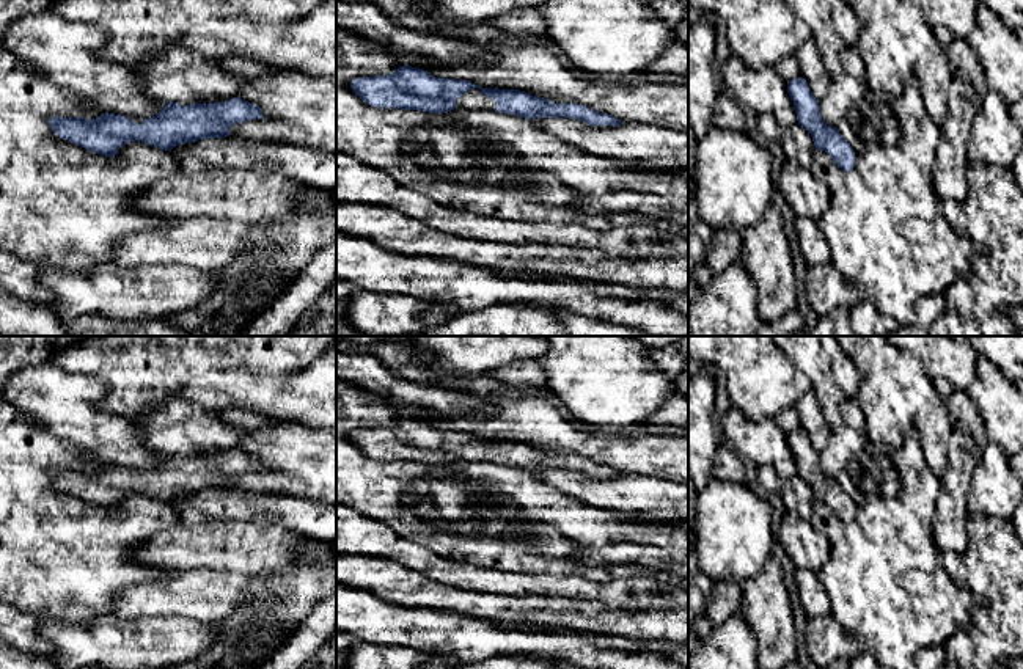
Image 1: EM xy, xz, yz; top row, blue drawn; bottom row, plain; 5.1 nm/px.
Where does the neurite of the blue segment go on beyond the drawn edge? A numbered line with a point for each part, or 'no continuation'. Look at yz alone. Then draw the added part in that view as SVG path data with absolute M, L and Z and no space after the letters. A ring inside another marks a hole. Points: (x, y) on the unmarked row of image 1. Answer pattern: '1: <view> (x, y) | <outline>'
no continuation

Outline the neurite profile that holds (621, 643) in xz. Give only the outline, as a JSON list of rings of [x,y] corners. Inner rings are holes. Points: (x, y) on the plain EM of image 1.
[[[588,633],[583,634],[589,642],[596,642],[605,647],[613,647],[619,650],[638,649],[643,641],[625,638],[625,636],[610,636],[603,633]]]

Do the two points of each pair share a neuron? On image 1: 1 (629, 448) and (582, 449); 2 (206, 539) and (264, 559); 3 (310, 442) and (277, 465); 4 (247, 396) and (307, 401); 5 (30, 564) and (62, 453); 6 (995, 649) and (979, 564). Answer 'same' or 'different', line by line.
1: same
2: same
3: same
4: same
5: same
6: same

